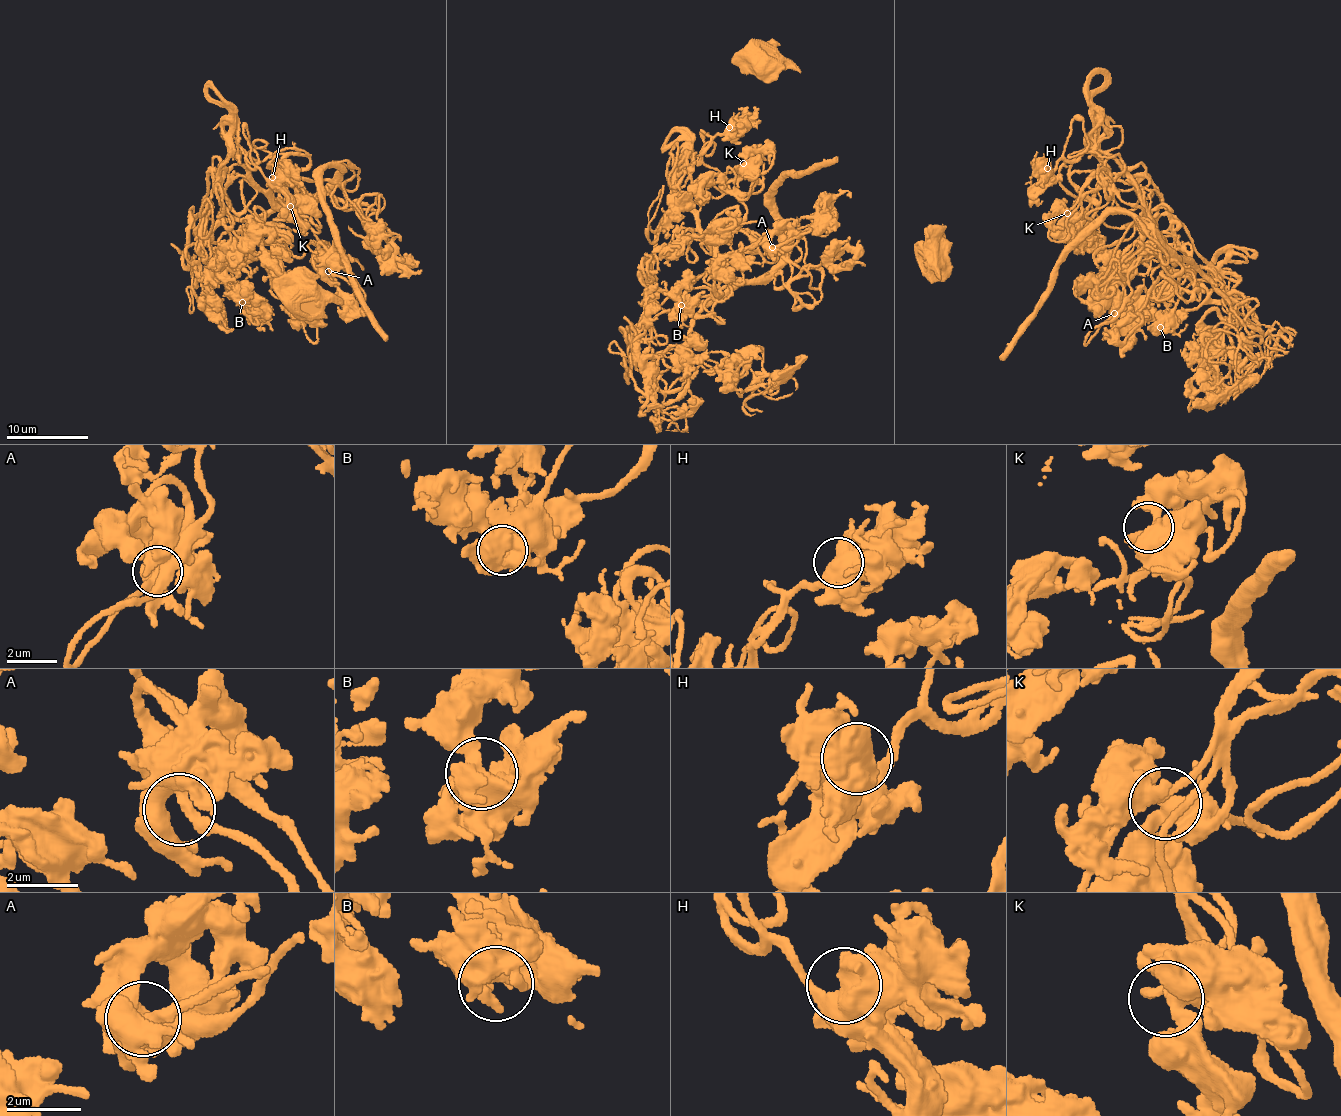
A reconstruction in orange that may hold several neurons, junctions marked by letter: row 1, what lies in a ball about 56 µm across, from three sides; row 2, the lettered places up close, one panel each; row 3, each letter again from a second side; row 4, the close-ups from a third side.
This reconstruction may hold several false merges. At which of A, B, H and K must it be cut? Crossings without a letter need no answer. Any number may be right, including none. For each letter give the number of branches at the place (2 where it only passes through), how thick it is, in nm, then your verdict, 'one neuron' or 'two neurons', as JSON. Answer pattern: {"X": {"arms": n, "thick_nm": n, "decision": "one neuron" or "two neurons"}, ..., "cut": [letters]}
{"A": {"arms": 2, "thick_nm": 400, "decision": "one neuron"}, "B": {"arms": 3, "thick_nm": 500, "decision": "one neuron"}, "H": {"arms": 1, "thick_nm": 850, "decision": "one neuron"}, "K": {"arms": 4, "thick_nm": 420, "decision": "one neuron"}, "cut": []}

